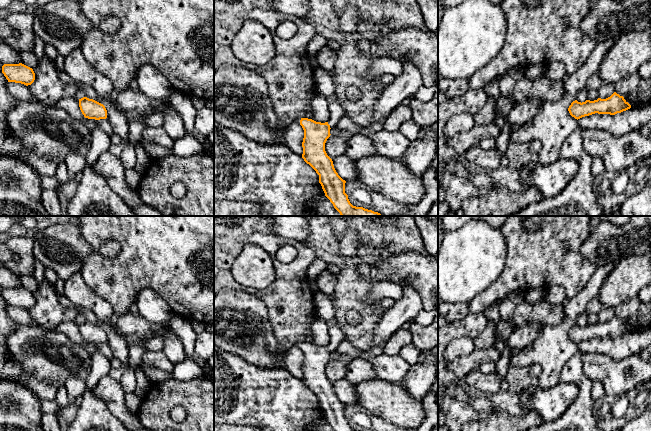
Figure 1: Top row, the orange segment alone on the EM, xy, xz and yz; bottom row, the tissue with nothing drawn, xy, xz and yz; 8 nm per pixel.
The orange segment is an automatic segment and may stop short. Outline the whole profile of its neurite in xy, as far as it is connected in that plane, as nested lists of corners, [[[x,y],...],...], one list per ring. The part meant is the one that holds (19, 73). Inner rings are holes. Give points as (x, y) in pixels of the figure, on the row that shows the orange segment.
[[[4,64],[2,73],[8,82],[21,83],[26,86],[31,85],[35,80],[35,73],[32,68],[19,64]]]

